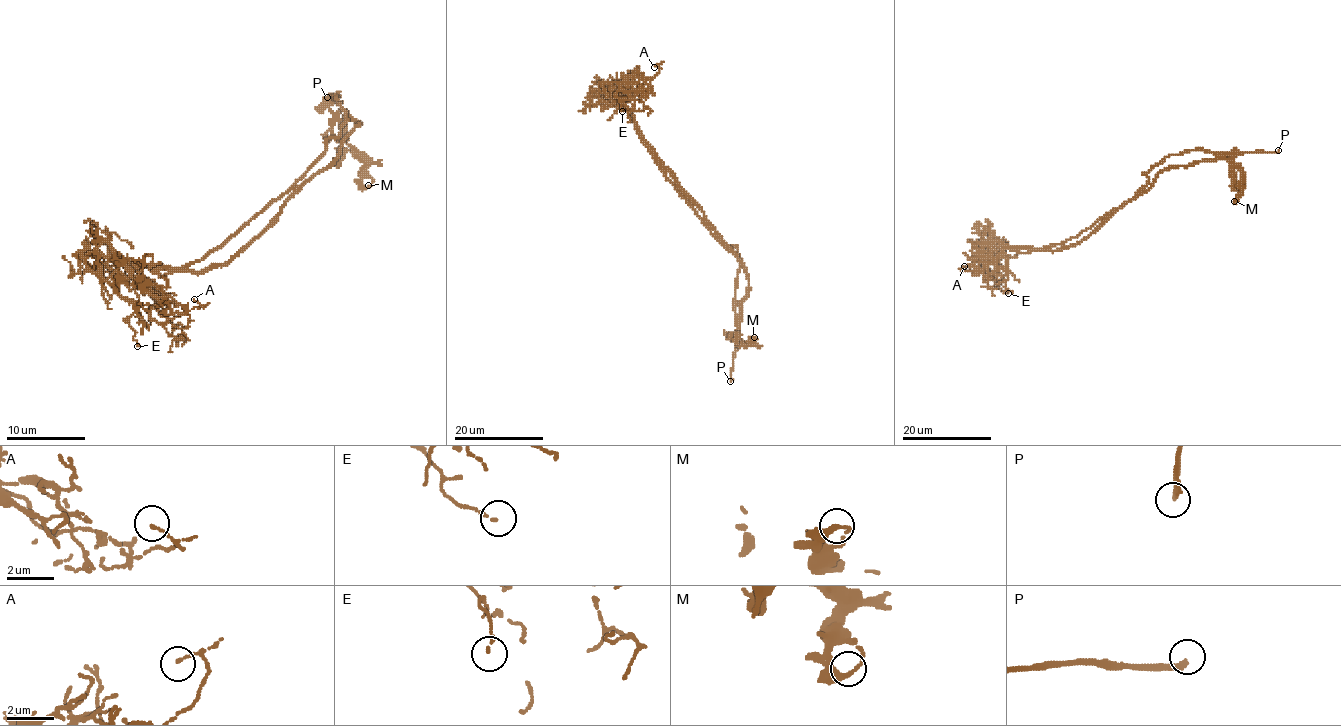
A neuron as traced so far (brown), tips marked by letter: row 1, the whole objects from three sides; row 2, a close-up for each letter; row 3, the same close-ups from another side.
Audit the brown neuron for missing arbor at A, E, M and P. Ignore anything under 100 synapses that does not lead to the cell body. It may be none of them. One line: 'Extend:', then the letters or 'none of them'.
Extend: P

